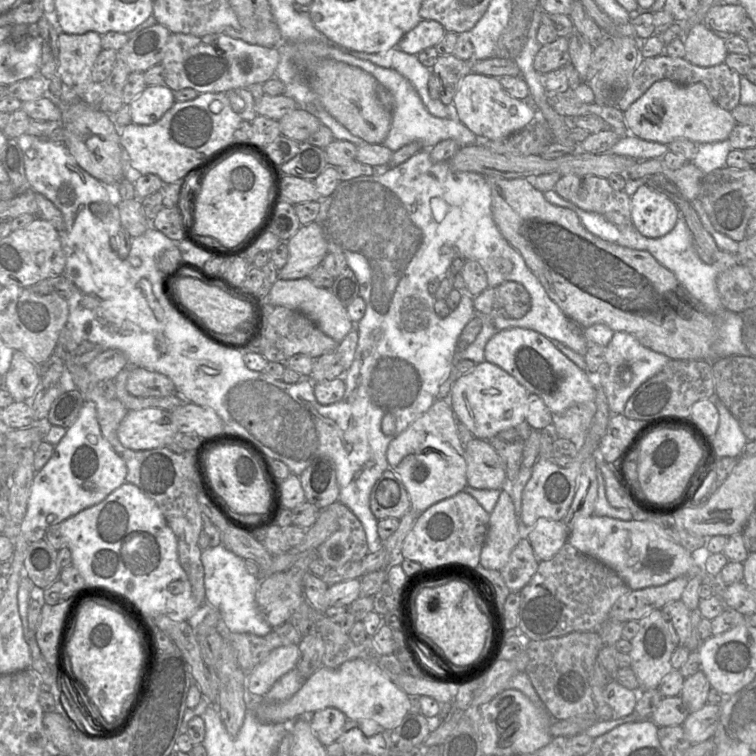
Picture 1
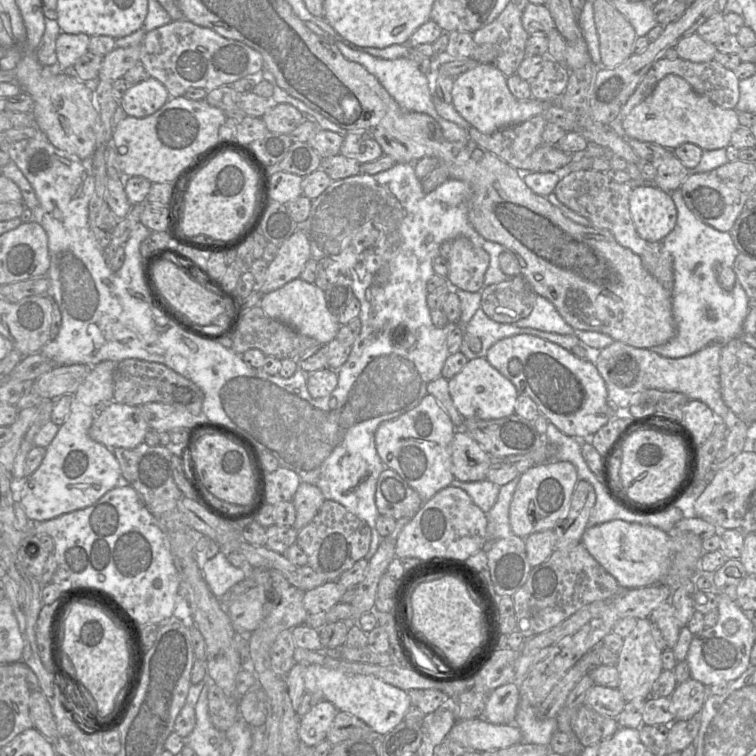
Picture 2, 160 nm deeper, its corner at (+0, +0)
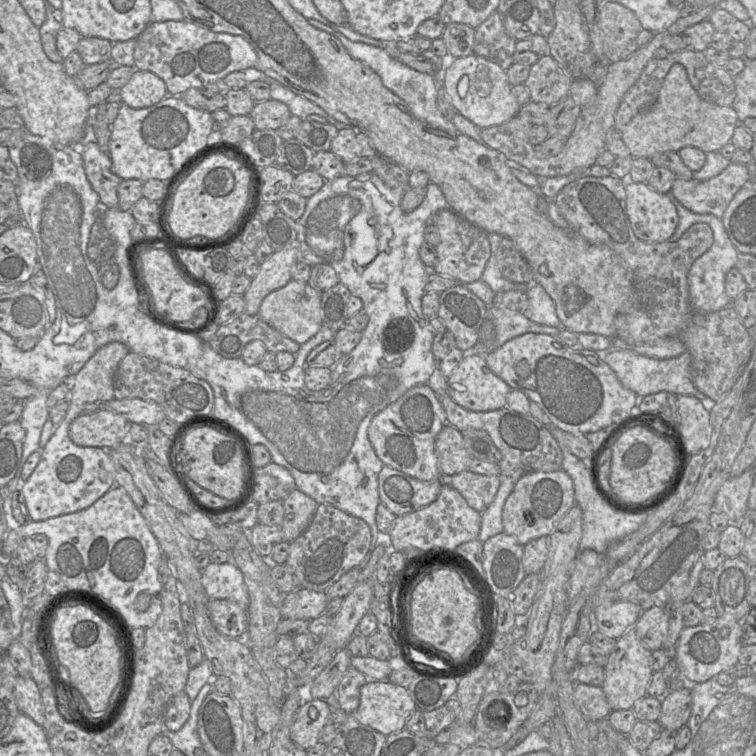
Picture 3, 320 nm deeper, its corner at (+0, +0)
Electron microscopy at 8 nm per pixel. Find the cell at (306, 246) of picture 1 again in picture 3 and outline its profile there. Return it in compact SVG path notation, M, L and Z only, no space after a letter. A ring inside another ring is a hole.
M297 246L274 251L260 264L258 274L251 279L250 286L244 293L245 313L258 314L262 300L270 292L282 288L292 279L292 268L299 260Z

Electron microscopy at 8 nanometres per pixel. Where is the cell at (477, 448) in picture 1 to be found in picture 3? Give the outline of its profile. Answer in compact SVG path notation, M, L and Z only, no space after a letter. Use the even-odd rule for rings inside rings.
M445 424L435 438L435 453L441 475L455 475L467 470L471 459L461 432L449 424Z

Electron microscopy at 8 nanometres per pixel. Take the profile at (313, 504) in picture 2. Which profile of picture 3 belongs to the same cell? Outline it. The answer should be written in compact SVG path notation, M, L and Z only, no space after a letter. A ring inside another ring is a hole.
M297 488L282 503L284 507L284 519L281 524L283 540L292 542L307 529L318 504Z

